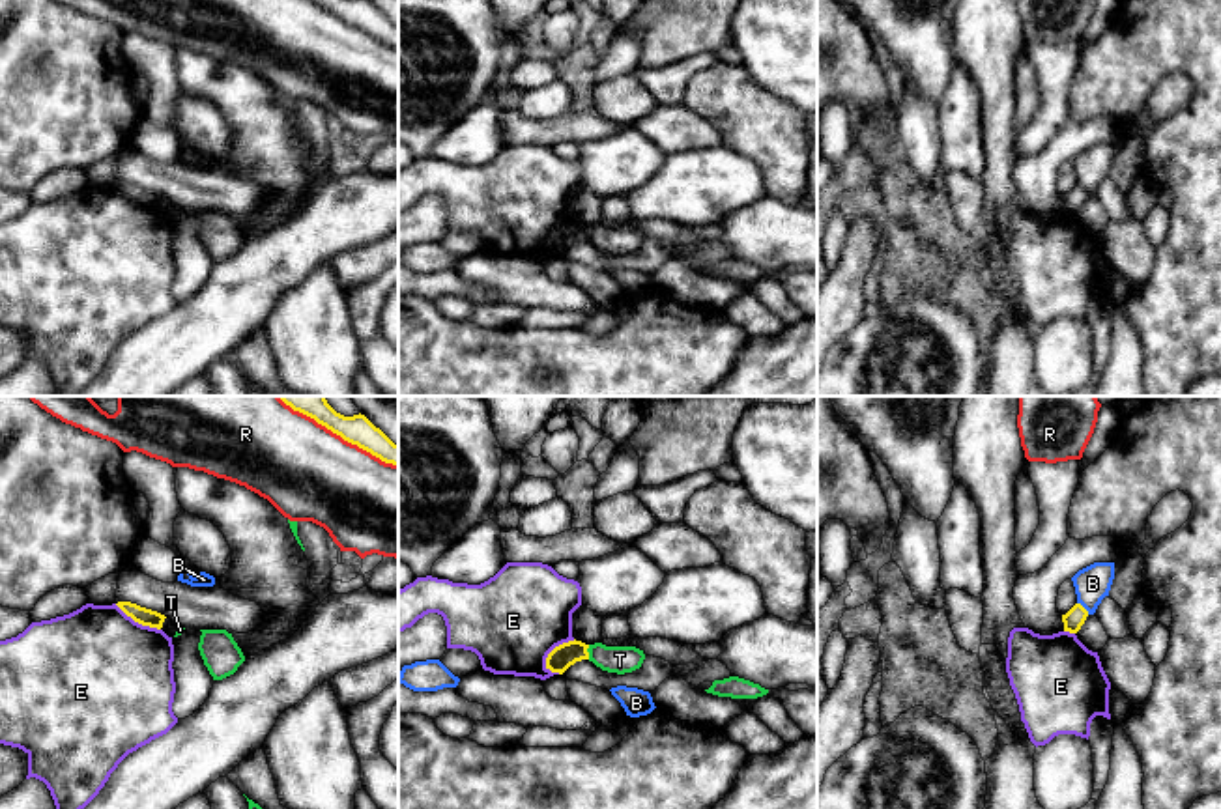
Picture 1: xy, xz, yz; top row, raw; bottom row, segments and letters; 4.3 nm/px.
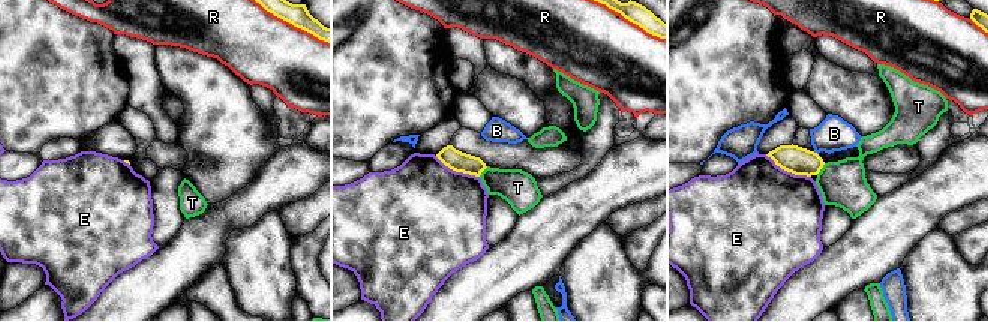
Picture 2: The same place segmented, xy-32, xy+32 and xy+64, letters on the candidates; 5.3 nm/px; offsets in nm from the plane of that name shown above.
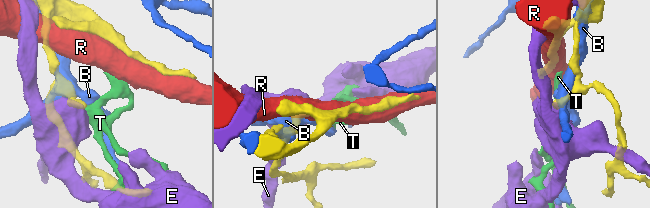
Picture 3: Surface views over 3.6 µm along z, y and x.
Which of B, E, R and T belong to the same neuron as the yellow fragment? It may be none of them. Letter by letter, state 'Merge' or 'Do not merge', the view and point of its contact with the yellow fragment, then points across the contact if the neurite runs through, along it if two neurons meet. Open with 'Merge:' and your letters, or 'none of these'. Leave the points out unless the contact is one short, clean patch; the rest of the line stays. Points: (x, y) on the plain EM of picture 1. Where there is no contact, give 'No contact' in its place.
Merge: none of these
B: Do not merge. Touches yellow at yz (1083, 189)
E: Do not merge. Touches yellow at xz (554, 230)
R: Do not merge. Touches yellow at xy (356, 25)
T: Do not merge. Touches yellow at xz (588, 234). Boundary: xz (589, 227), (588, 240)

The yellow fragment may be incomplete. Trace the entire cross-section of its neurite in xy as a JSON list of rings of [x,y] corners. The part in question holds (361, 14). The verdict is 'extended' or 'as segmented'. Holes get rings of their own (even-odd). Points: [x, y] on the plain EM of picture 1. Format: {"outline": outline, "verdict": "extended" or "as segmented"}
{"outline": [[[314,0],[344,22],[357,26],[385,45],[398,47],[398,26],[395,26],[368,0]]], "verdict": "as segmented"}

